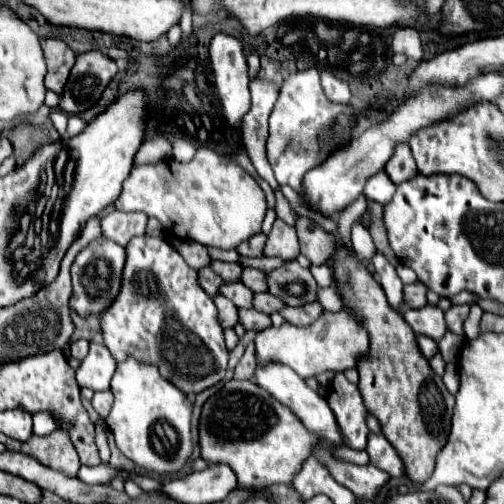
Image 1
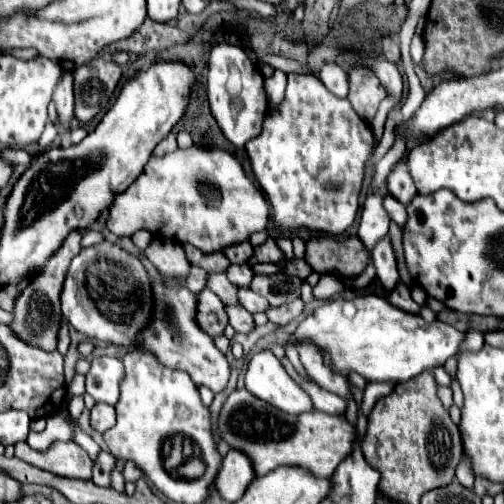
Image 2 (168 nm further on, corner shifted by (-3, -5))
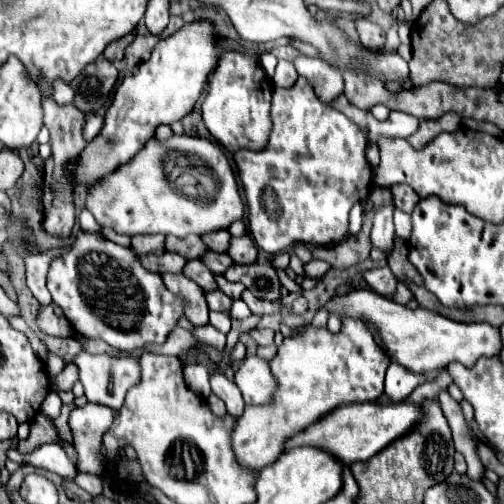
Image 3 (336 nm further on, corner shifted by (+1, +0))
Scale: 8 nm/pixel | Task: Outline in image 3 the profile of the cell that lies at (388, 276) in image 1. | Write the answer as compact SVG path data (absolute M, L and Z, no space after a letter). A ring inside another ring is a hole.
M384 205L374 215L374 227L372 227L372 245L392 251L394 247L394 205Z

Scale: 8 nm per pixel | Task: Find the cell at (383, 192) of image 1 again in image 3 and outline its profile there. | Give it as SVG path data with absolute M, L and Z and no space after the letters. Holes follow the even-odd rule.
M396 209L394 213L394 225L396 225L396 235L404 241L410 239L410 233L412 233L412 221L410 221L410 215L406 213L400 213L400 209Z

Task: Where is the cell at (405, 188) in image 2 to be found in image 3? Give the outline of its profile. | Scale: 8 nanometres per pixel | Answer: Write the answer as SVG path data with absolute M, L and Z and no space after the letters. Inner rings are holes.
M392 185L390 191L394 197L394 205L404 213L412 213L416 203L420 201L420 197L416 195L416 191L410 185Z

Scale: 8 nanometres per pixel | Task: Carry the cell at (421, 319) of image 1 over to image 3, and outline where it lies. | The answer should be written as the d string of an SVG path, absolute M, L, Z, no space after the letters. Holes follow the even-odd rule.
M370 289L352 291L346 297L332 299L326 309L330 313L336 313L342 317L356 317L356 319L370 319L388 349L390 359L400 363L402 367L414 371L414 373L426 373L448 367L452 361L458 361L462 365L474 365L480 357L494 357L502 351L500 341L500 329L482 321L482 323L458 323L452 321L436 311L428 309L408 309L406 305L398 305L386 297L380 297L378 293L372 293Z

